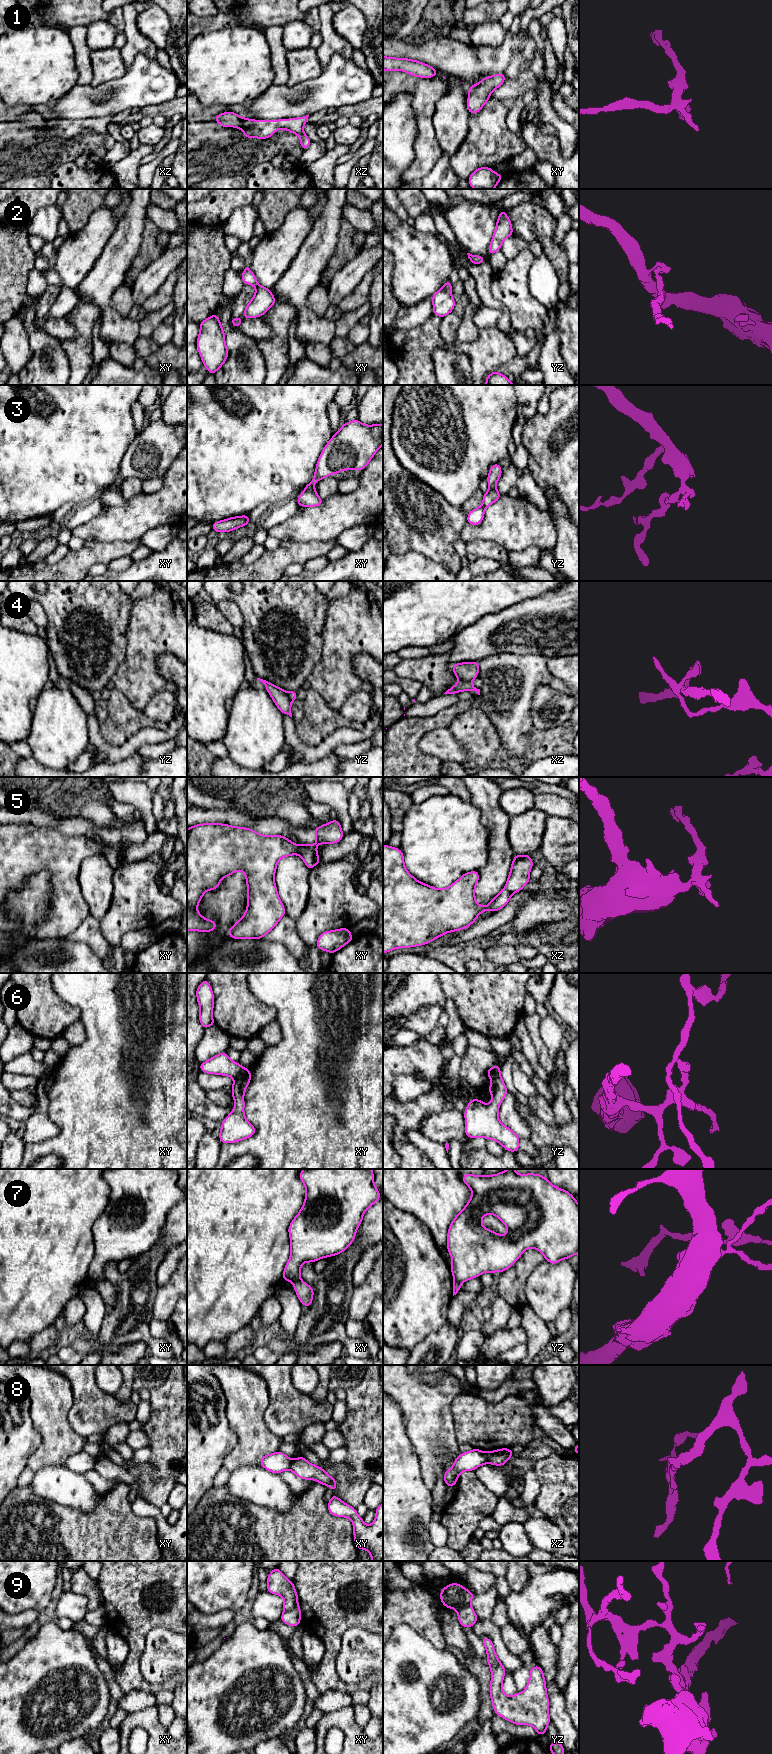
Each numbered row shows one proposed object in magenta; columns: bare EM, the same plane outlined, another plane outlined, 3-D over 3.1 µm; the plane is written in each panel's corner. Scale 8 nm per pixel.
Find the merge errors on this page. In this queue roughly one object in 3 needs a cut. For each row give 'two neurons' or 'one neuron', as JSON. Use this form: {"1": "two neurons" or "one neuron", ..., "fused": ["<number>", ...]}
{"1": "one neuron", "2": "one neuron", "3": "one neuron", "4": "two neurons", "5": "two neurons", "6": "two neurons", "7": "two neurons", "8": "two neurons", "9": "two neurons", "fused": ["4", "5", "6", "7", "8", "9"]}

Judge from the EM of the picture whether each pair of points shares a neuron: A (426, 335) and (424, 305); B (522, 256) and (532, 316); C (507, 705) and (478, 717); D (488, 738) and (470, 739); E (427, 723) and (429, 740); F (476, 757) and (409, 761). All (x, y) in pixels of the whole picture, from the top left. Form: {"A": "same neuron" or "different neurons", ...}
{"A": "different neurons", "B": "same neuron", "C": "different neurons", "D": "same neuron", "E": "different neurons", "F": "different neurons"}

